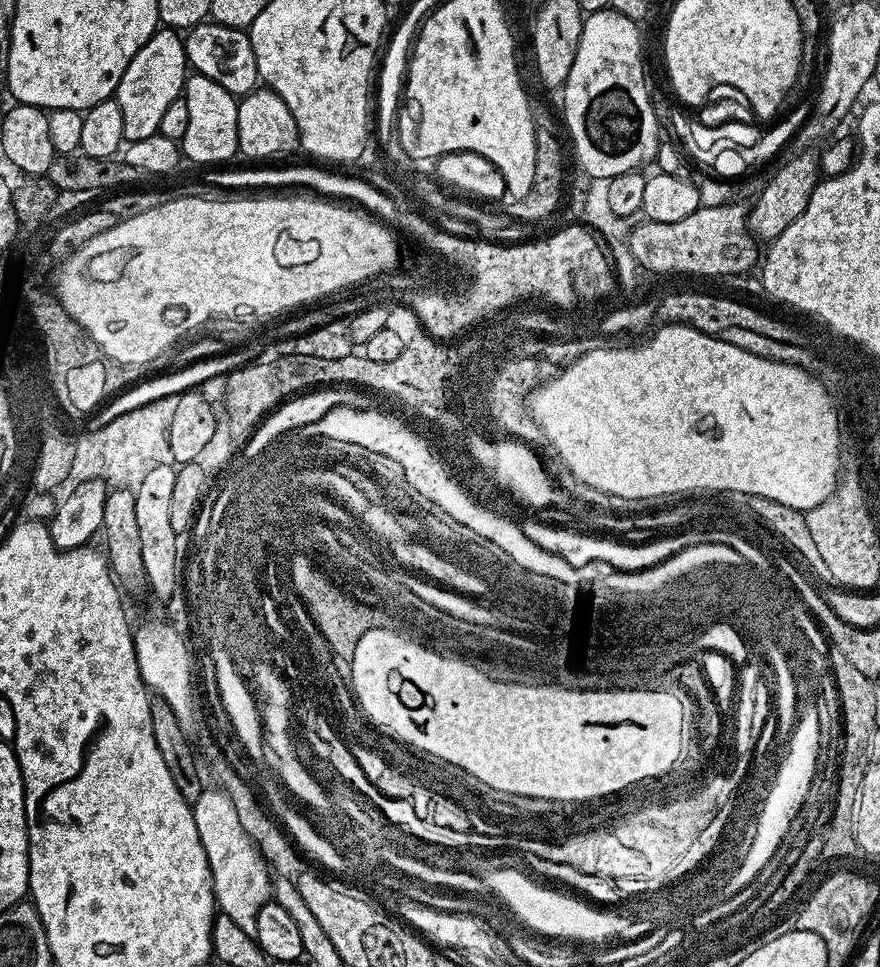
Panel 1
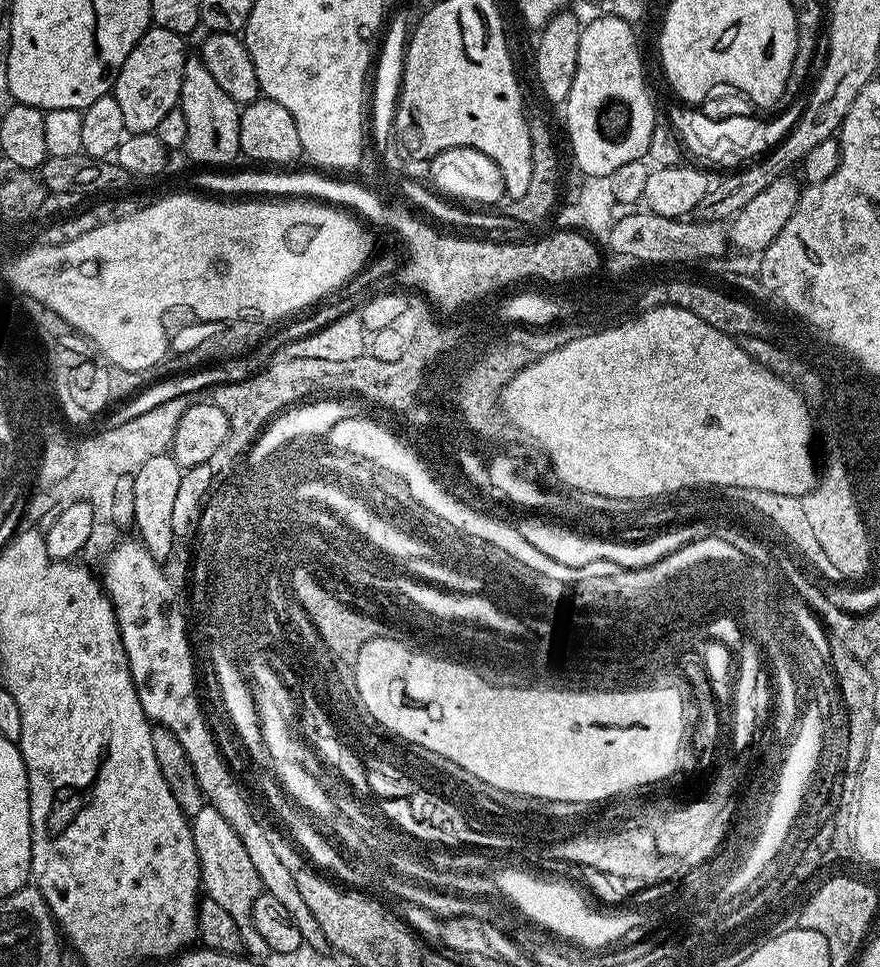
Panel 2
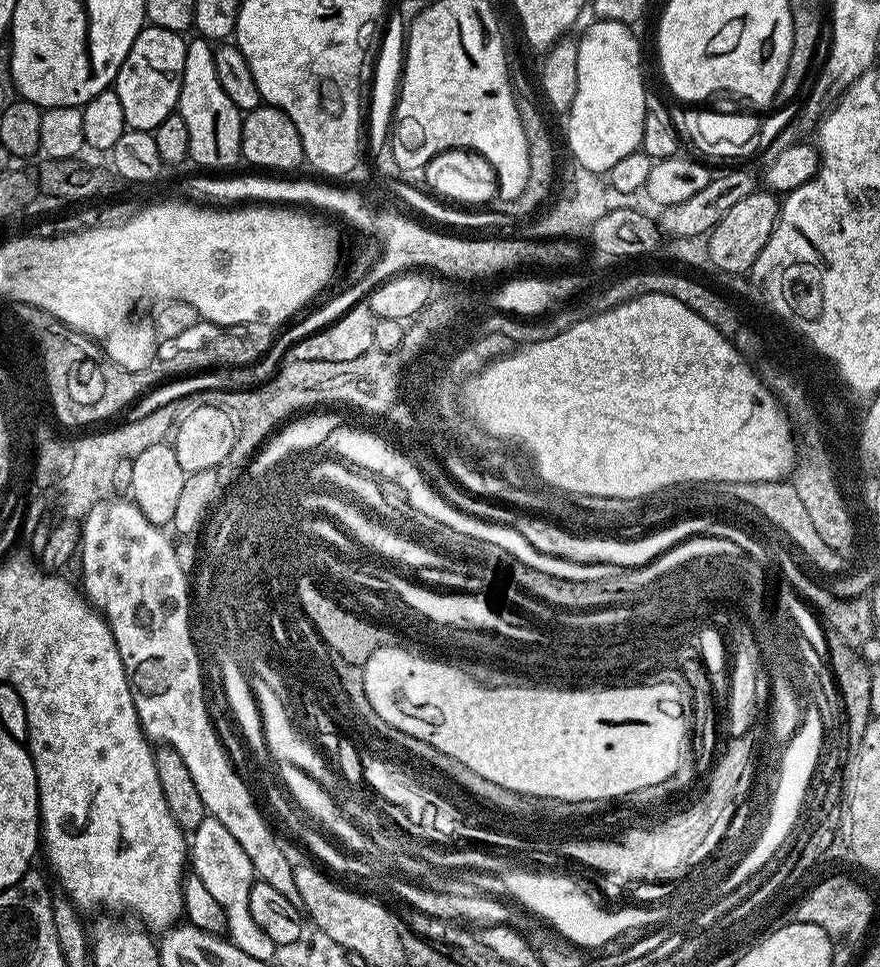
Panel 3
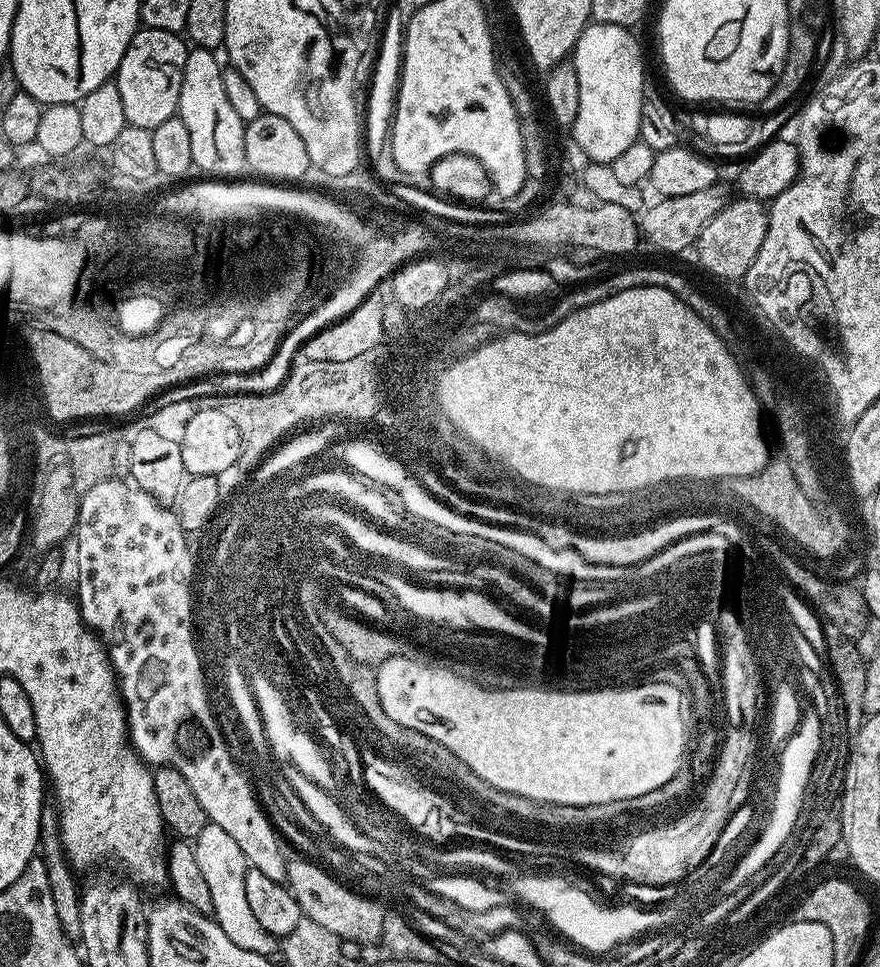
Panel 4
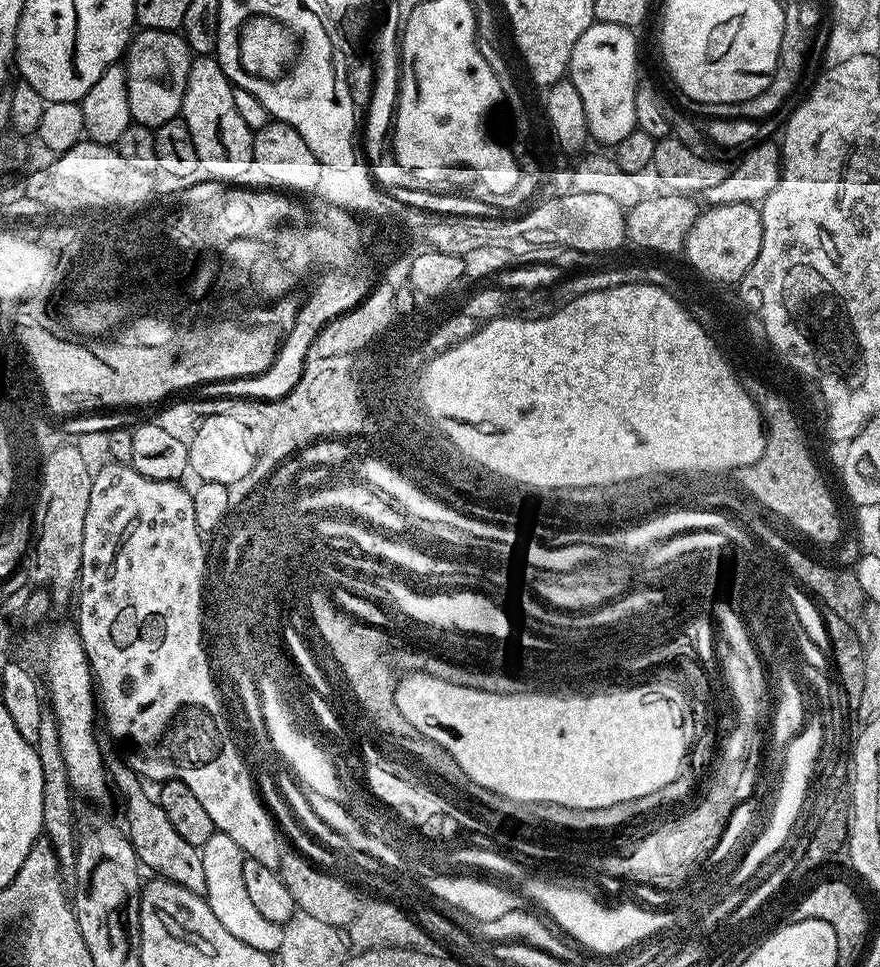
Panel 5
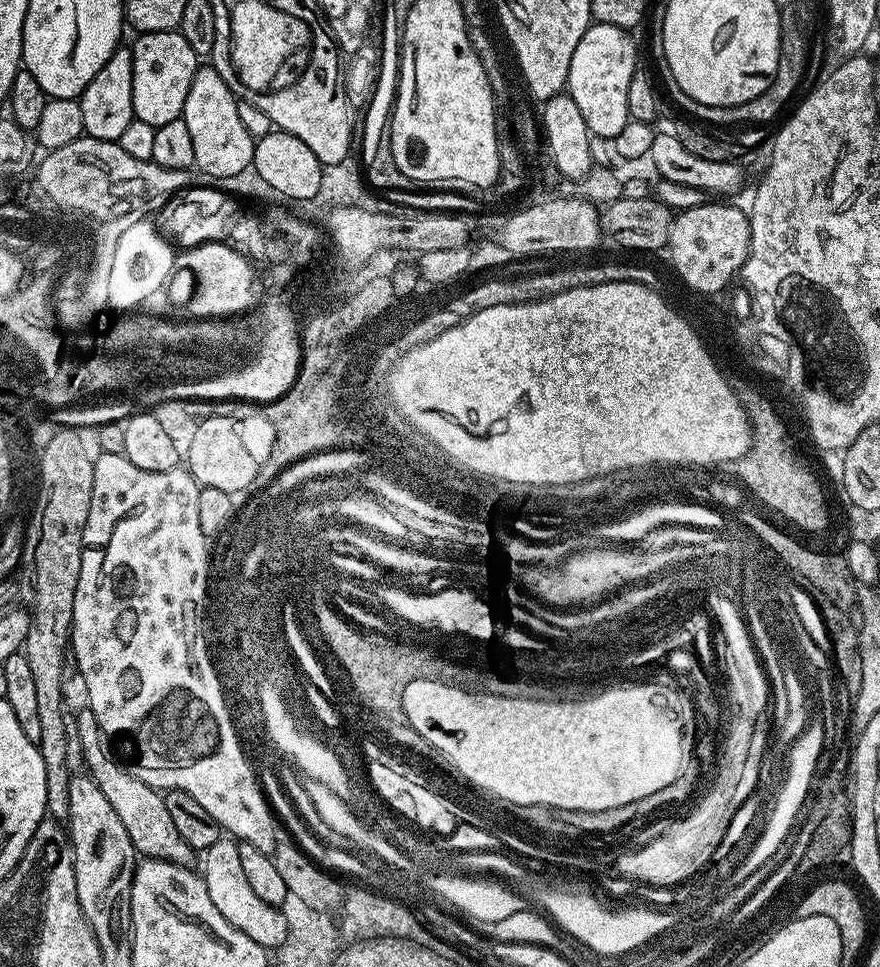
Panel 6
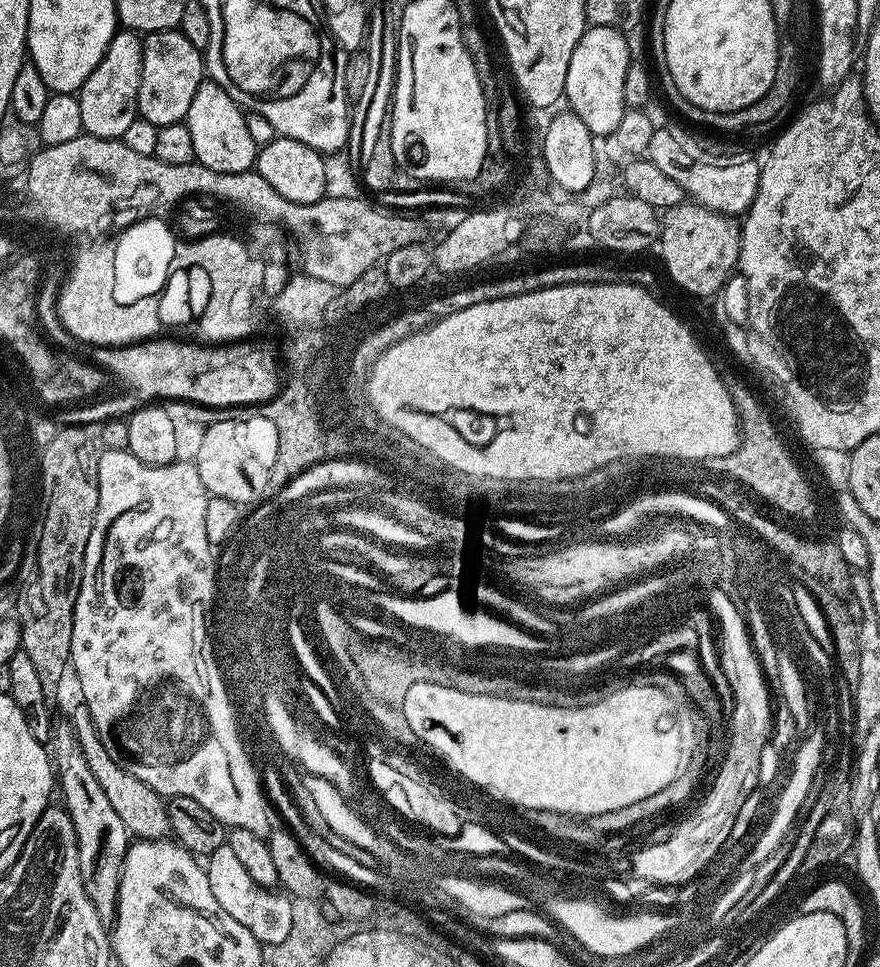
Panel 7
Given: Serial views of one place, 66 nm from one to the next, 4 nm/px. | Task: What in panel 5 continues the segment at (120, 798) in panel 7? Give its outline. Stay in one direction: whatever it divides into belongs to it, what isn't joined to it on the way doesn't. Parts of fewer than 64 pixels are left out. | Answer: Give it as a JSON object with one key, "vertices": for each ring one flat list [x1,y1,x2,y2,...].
{"vertices":[[123,759,111,761,110,780,113,785,120,787,124,795,124,808,128,811,128,824,126,831,128,841,134,846,136,857,145,869,148,868,157,877,170,880,180,886,186,886,186,890,203,894,206,890,206,873,202,870,202,858,200,849,190,846,186,838,178,835,178,830,170,826,166,818,166,810,152,797,144,793,145,785,137,772,128,767]]}

